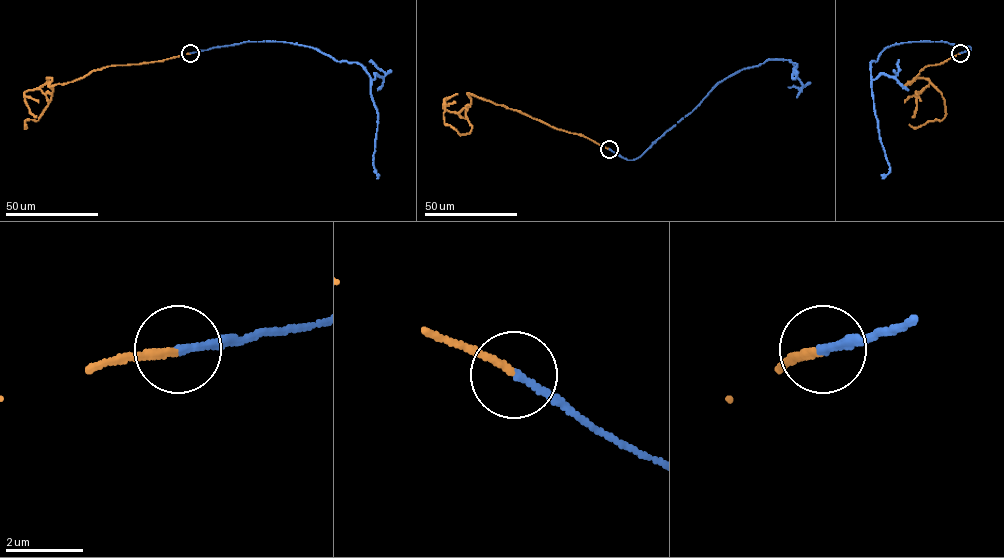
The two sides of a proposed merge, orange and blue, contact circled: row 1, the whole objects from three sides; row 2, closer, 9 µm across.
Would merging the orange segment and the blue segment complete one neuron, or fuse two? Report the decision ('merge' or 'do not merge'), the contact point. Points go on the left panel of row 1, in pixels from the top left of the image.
merge; at (190, 53)

